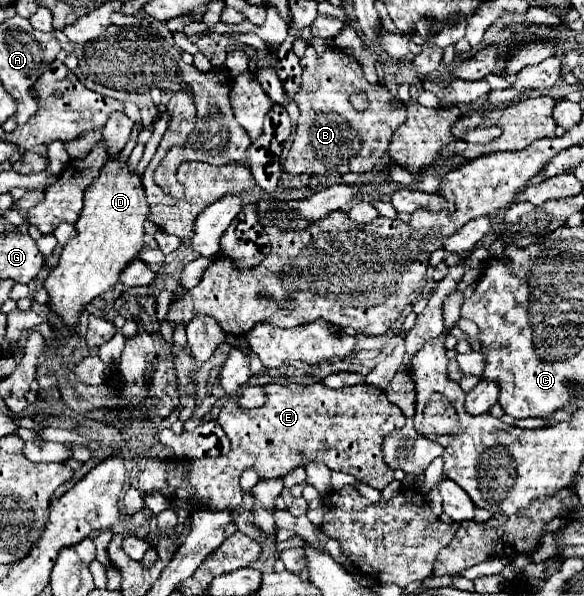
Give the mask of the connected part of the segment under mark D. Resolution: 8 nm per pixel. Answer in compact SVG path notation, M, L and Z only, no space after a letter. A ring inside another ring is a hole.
M119 158L109 160L101 168L97 182L85 192L83 212L75 222L77 236L63 246L59 264L43 284L49 294L47 306L65 322L65 326L77 326L85 306L111 290L119 282L125 266L137 258L143 248L143 224L147 214L149 206L141 178L135 172L129 172L127 166L121 170Z

